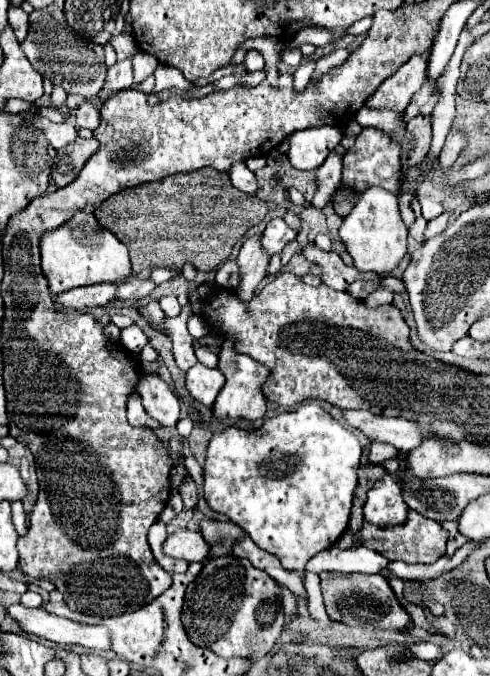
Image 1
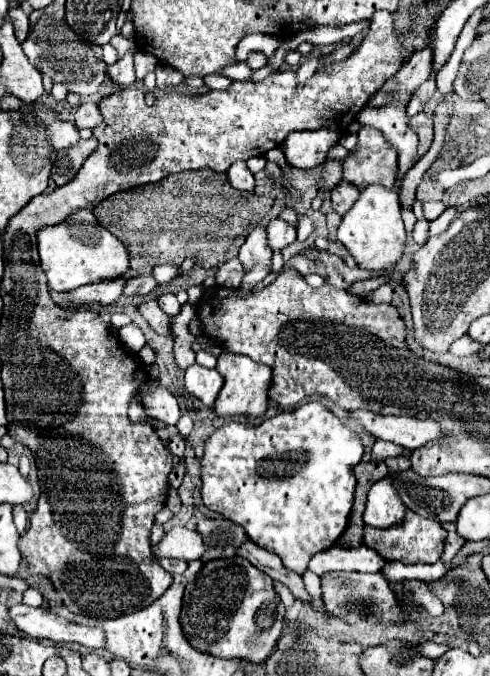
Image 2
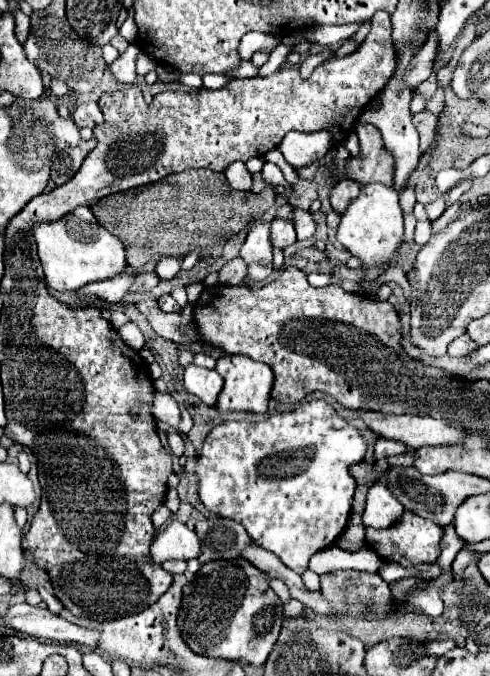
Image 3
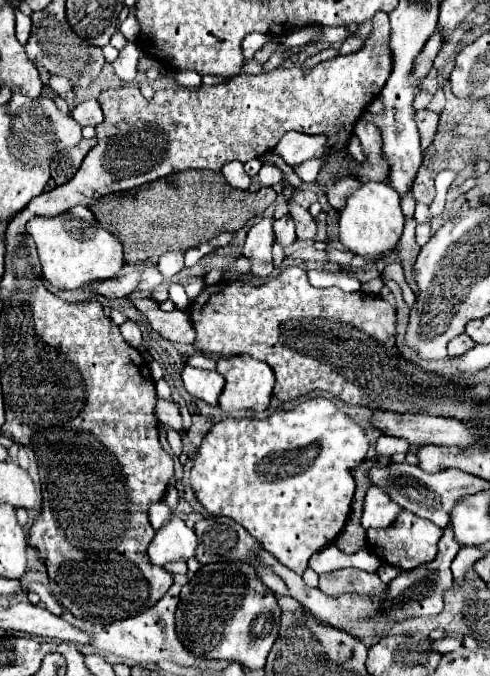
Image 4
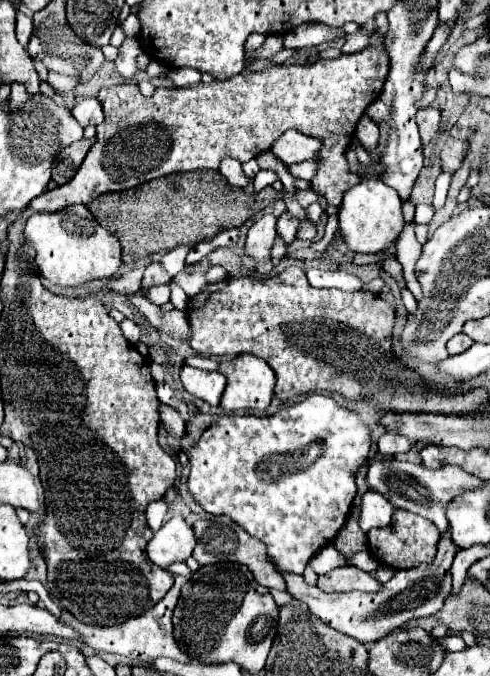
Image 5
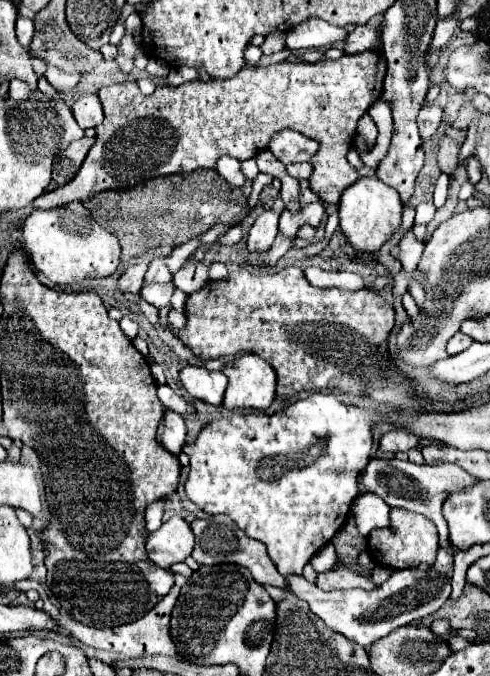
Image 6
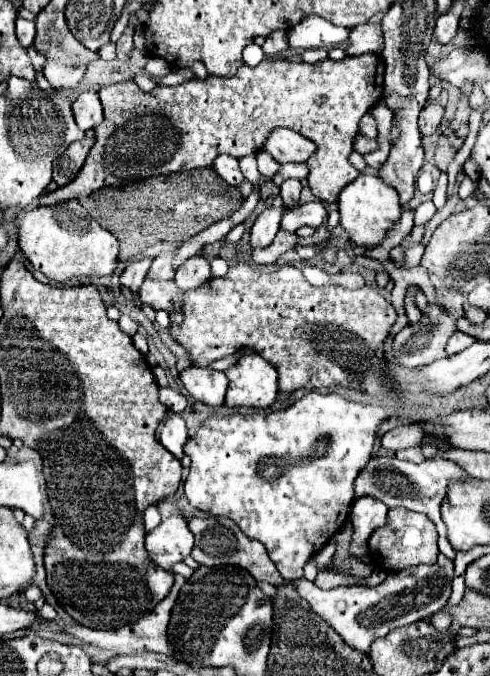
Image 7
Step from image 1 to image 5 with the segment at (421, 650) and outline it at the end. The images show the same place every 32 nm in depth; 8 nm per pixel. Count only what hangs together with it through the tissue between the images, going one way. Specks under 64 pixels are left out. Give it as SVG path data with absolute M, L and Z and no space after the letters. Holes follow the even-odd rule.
M444 636L444 638L440 640L440 646L442 646L444 650L452 652L452 650L462 650L462 648L466 646L466 642L462 640L462 636Z

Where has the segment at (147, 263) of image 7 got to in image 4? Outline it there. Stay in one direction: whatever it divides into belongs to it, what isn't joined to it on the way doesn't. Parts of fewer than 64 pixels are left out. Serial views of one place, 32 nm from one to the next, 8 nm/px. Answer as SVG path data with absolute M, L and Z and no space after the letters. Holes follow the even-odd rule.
M128 270L124 276L100 282L96 286L98 294L104 294L108 298L118 298L118 296L128 296L138 288L138 280L140 280L142 270Z

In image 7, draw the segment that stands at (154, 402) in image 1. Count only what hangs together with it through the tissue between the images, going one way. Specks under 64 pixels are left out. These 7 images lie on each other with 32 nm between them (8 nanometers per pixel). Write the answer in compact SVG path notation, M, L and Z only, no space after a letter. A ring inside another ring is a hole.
M180 416L166 418L164 428L160 432L160 444L178 459L184 456L184 445L188 440L188 431L185 421Z

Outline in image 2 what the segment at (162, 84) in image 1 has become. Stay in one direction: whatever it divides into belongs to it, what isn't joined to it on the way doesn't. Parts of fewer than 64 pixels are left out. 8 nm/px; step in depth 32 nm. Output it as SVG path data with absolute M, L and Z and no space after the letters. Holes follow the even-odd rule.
M164 64L156 66L156 86L158 88L178 86L178 84L184 84L184 76L178 70L174 70L170 66L164 66Z

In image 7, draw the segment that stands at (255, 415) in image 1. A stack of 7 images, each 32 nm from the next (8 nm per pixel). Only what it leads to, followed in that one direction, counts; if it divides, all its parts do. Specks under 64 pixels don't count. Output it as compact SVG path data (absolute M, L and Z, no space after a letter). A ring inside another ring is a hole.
M256 352L244 354L232 368L226 370L230 380L226 406L268 408L278 396L278 370Z

